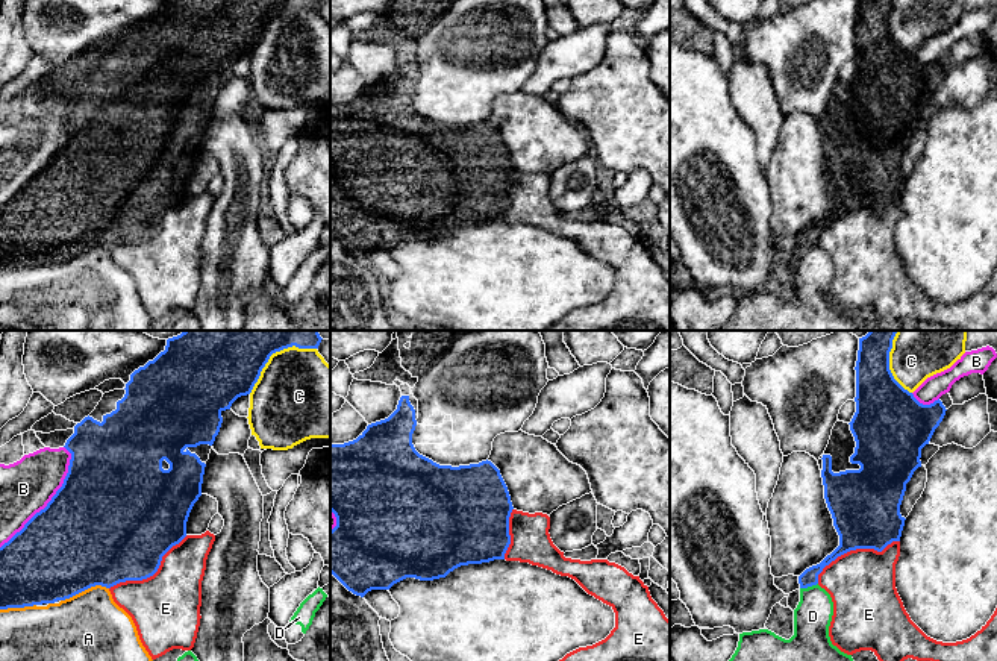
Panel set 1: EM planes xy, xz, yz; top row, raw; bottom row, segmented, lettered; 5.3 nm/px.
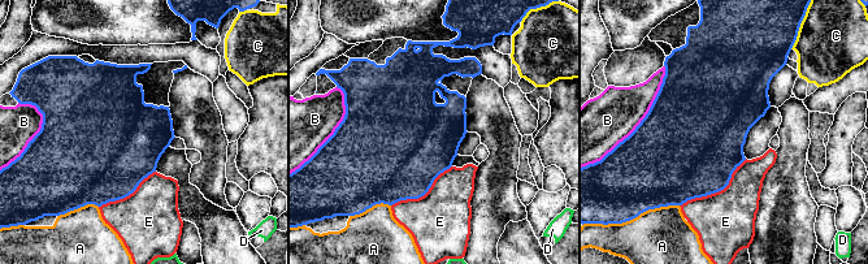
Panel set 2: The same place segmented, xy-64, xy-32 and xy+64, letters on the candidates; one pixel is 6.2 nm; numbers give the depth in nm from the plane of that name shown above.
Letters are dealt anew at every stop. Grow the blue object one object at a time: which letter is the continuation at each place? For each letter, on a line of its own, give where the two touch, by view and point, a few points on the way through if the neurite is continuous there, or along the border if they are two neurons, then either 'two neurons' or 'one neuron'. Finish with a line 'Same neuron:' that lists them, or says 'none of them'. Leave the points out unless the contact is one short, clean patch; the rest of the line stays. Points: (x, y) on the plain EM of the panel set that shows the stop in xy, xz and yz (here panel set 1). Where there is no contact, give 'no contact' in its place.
A: contact xy (84, 250); two neurons
B: contact xy (52, 159); two neurons
C: contact xy (275, 12); two neurons
D: contact yz (808, 246); border yz (817, 243), (800, 249); two neurons
E: contact yz (853, 209); two neurons
Same neuron: none of them

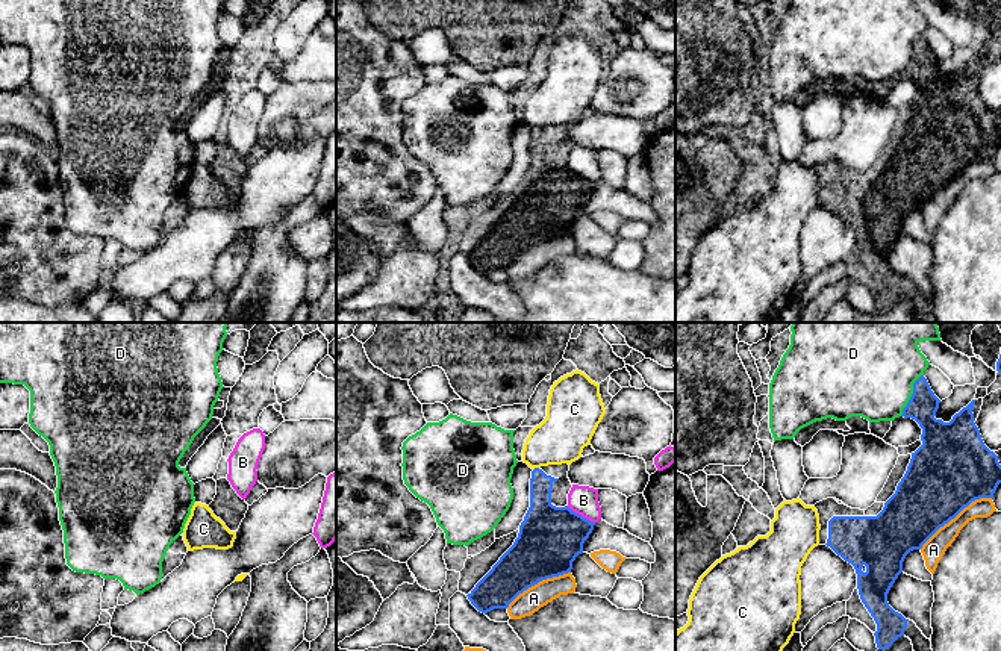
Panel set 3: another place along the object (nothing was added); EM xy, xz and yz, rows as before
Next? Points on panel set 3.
A: contact yz (954, 177); two neurons
B: contact xz (580, 176); two neurons
C: contact xz (535, 129); border xz (538, 127), (533, 130); two neurons
D: contact yz (912, 56); two neurons
Same neuron: none of them

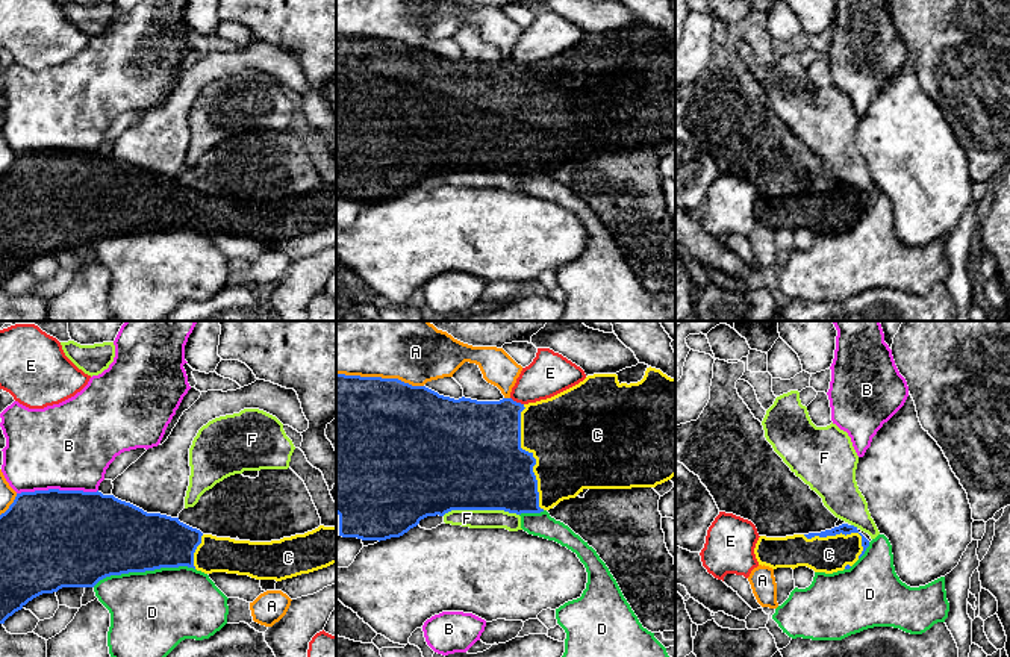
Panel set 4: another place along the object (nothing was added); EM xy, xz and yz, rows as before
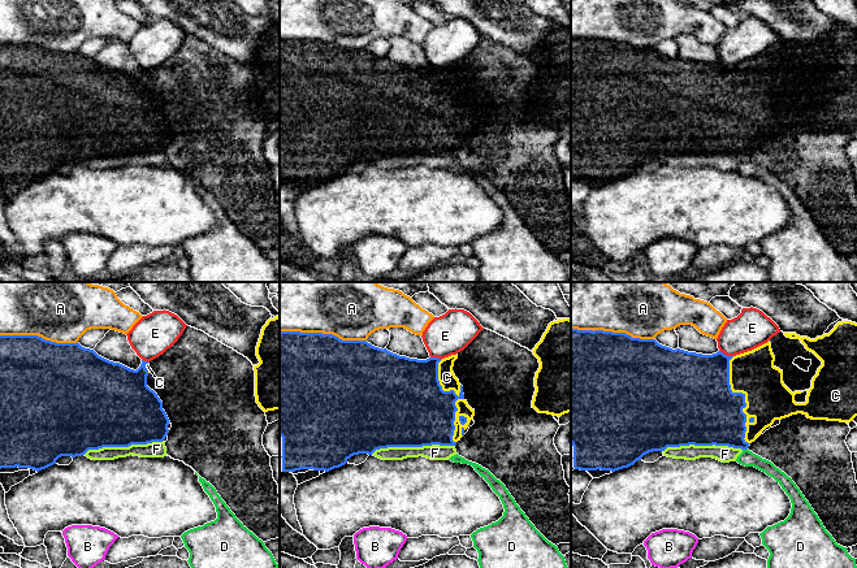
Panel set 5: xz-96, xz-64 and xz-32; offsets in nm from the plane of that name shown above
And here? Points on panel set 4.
A: contact xz (380, 38); two neurons
B: contact xy (56, 150); two neurons
C: contact xz (532, 117); one neuron
D: contact xy (143, 232); two neurons
E: contact xz (515, 62); border xz (511, 58), (523, 65); two neurons
F: contact xz (480, 170); two neurons
Same neuron: C

